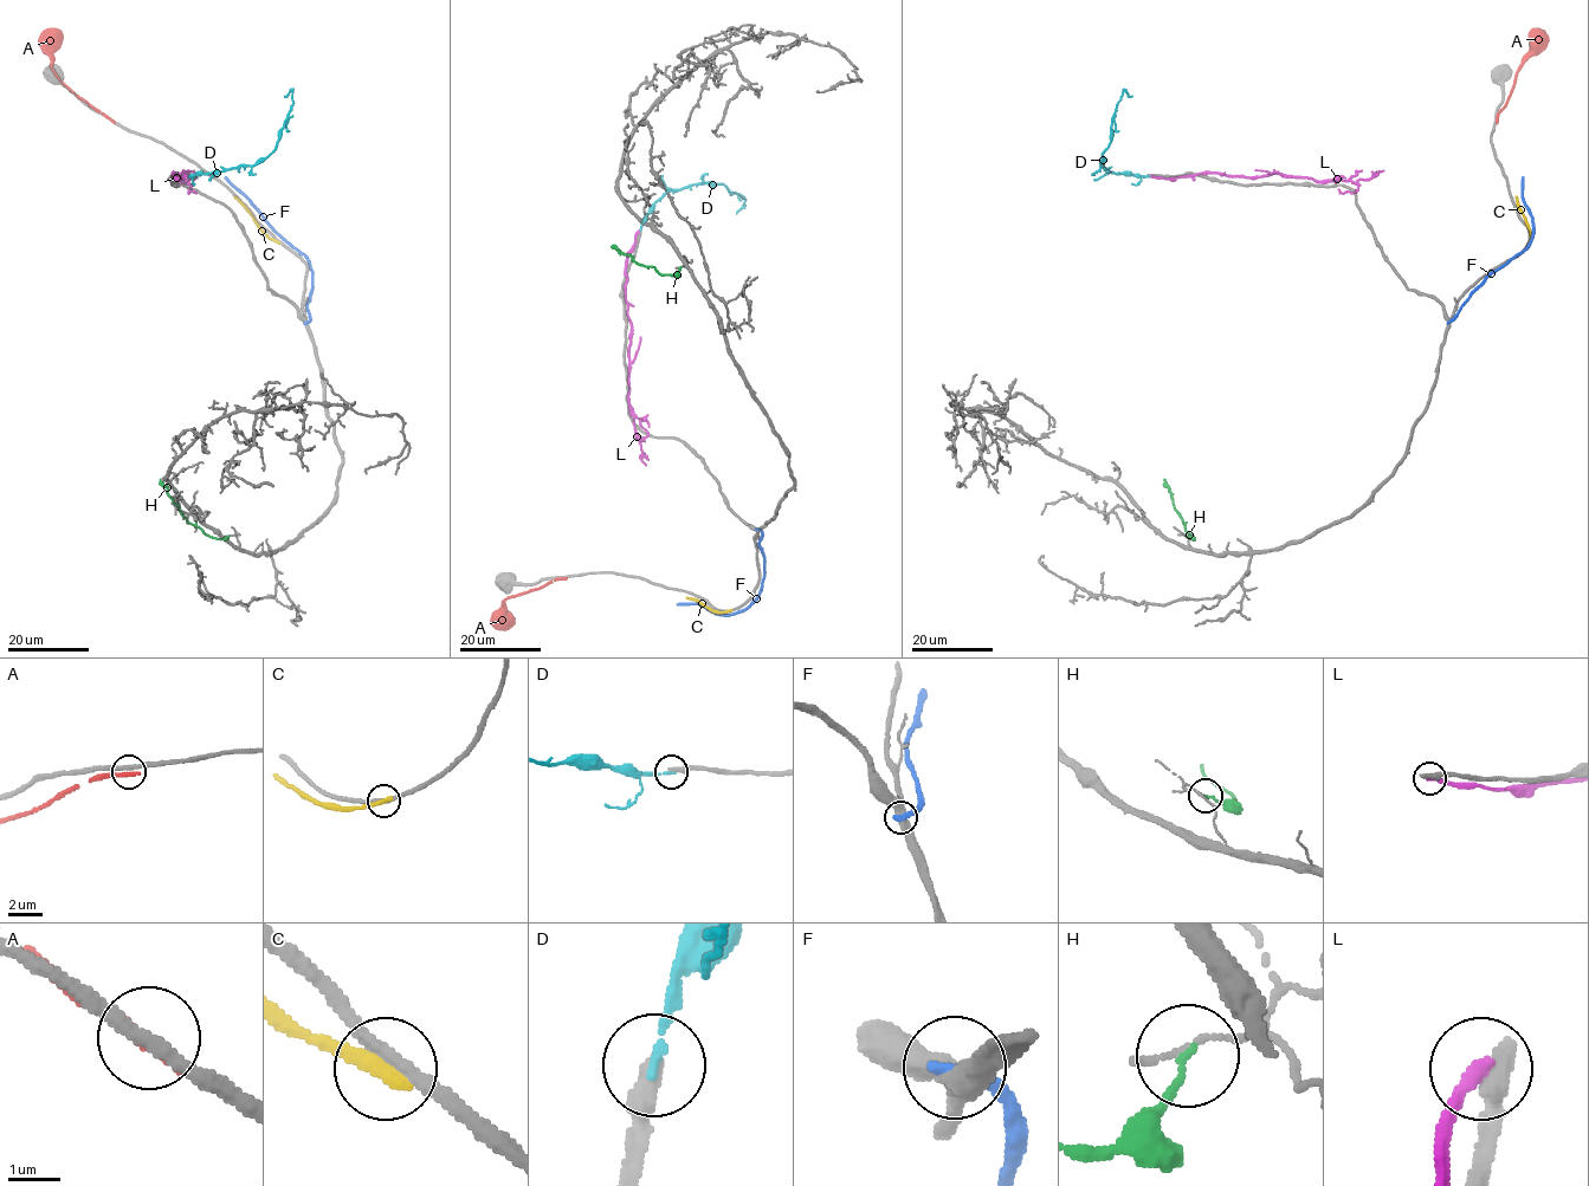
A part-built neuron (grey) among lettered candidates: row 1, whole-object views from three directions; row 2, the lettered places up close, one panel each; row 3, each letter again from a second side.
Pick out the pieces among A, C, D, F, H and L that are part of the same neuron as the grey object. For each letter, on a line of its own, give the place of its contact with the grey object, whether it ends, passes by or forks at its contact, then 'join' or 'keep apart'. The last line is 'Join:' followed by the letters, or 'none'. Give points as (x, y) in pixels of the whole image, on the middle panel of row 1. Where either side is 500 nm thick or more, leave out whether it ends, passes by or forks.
A: (564, 578) | it ends | keep apart
C: (729, 610) | it ends | keep apart
D: (640, 229) | it ends | keep apart
F: (757, 529) | it ends | keep apart
H: (680, 267) | it ends | keep apart
L: (638, 231) | it ends | keep apart
Join: none

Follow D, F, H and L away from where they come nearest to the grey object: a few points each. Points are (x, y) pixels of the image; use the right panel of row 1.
D: (1148, 176), (1111, 173), (1100, 166), (1102, 154), (1111, 140), (1117, 103), (1123, 91), (1131, 96)
F: (1447, 323), (1478, 286), (1529, 244), (1532, 215), (1522, 198), (1523, 177)
H: (1186, 536), (1193, 539), (1174, 507), (1164, 479)
L: (1150, 176), (1220, 173), (1261, 177), (1279, 173), (1352, 181), (1358, 185), (1351, 193), (1338, 189)

